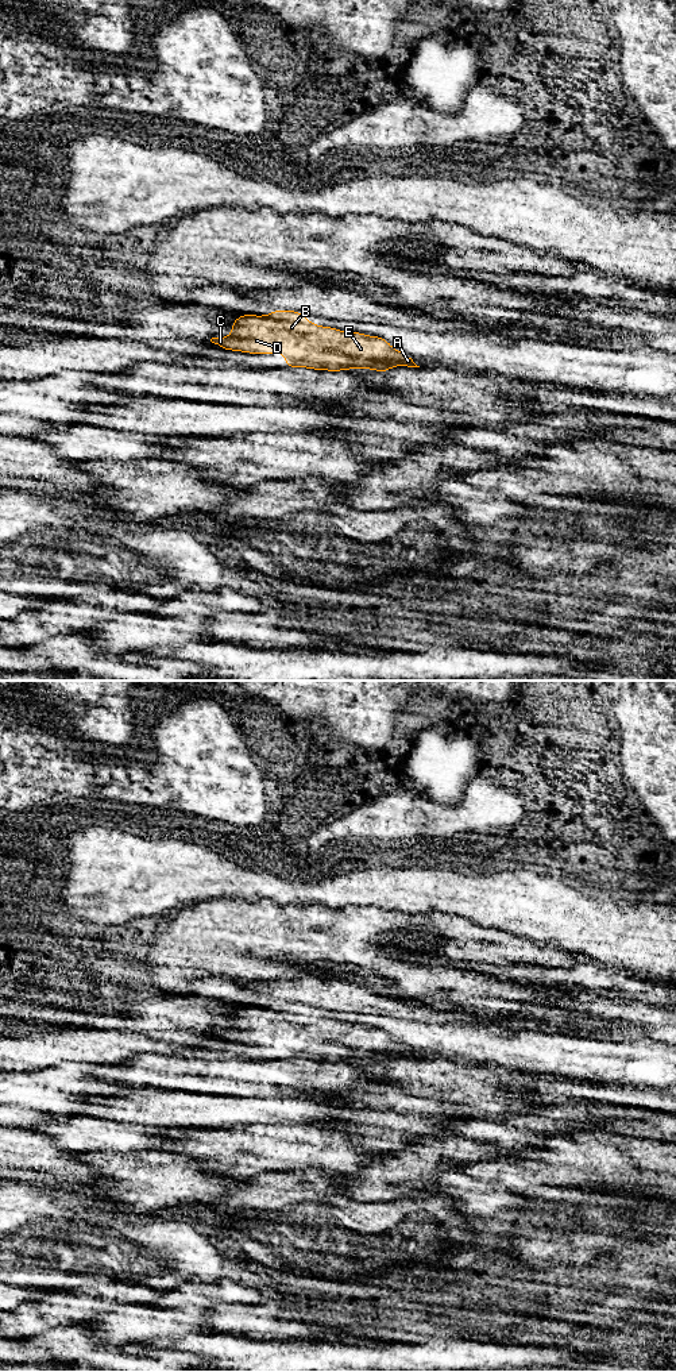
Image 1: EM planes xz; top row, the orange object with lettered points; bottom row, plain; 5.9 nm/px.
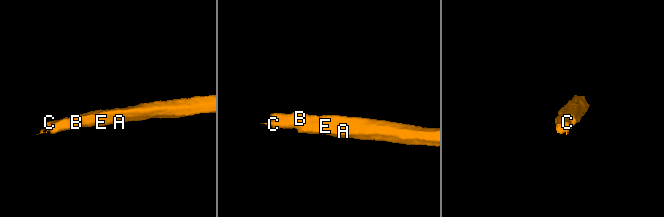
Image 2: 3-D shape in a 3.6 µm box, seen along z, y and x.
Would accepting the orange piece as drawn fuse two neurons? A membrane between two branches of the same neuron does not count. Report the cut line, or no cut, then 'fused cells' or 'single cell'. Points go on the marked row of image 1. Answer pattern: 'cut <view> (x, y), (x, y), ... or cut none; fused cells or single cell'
cut none; single cell

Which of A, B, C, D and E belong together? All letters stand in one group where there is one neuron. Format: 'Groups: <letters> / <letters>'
Groups: A B C D E

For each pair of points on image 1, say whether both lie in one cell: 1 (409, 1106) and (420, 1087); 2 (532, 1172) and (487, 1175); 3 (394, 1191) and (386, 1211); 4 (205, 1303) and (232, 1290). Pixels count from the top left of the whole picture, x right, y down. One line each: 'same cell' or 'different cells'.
1: different cells
2: same cell
3: different cells
4: same cell

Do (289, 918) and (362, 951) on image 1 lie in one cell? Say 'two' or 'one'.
one

